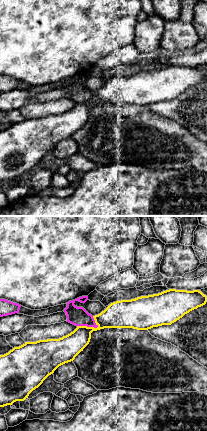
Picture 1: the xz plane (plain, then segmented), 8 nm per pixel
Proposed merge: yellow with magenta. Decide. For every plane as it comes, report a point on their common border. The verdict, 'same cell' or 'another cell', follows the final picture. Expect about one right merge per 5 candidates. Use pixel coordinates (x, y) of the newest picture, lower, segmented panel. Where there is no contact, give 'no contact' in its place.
contact (86, 326)

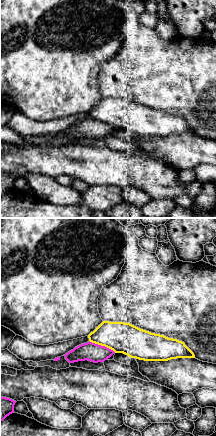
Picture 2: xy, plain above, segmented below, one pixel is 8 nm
contact (103, 345)

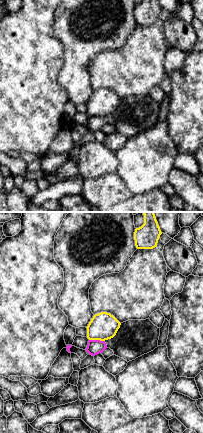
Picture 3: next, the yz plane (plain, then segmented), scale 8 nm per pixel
contact (96, 339)

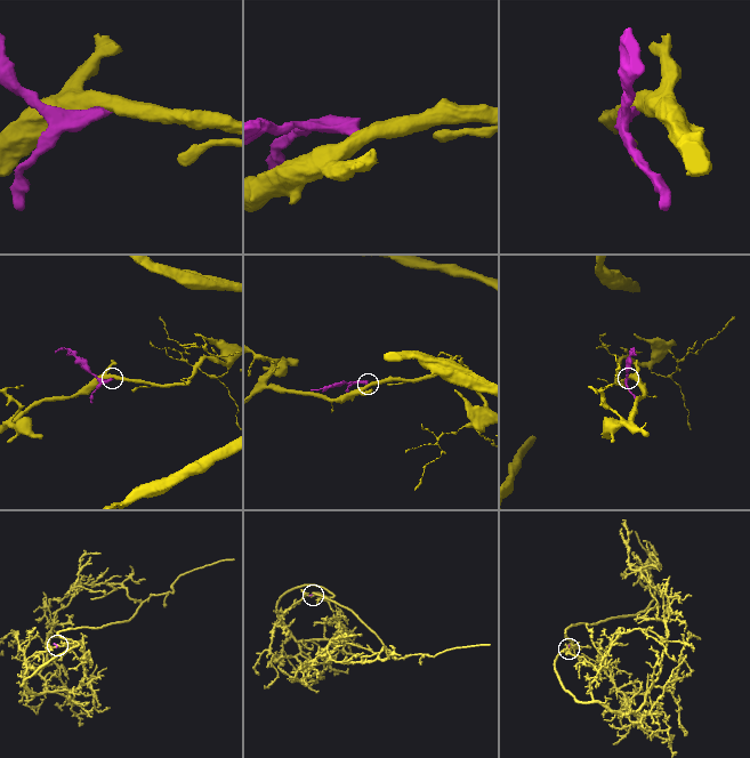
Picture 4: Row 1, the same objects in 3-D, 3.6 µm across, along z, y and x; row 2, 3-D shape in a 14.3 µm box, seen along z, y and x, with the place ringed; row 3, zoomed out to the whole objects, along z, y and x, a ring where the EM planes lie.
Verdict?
another cell

